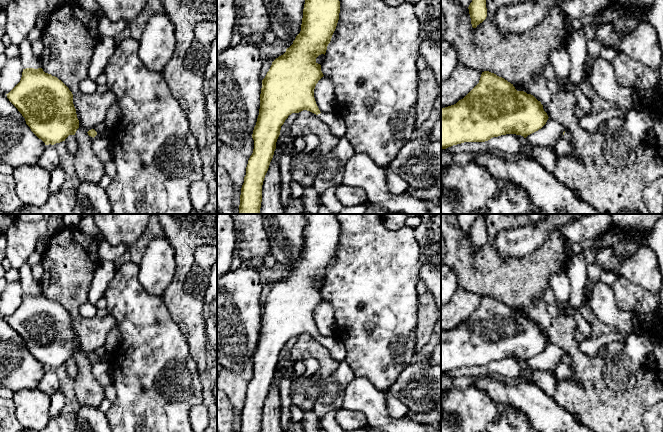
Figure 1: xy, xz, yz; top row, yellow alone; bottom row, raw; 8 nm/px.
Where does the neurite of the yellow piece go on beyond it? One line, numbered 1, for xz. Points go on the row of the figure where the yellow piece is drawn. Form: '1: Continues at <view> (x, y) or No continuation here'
1: Continues at xz (337, 126)

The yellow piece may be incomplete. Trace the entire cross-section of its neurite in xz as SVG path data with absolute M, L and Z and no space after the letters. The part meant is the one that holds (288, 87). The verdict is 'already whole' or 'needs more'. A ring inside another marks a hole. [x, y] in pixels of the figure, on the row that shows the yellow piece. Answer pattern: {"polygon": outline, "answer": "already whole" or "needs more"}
{"polygon": "M305 0L300 33L286 52L272 62L262 80L259 115L252 134L254 149L246 167L238 214L260 214L263 181L276 149L281 126L289 115L303 110L310 111L329 127L333 135L339 139L345 136L345 122L334 112L321 113L314 98L315 86L324 76L316 58L321 54L325 55L336 29L339 13L339 0Z", "answer": "needs more"}

